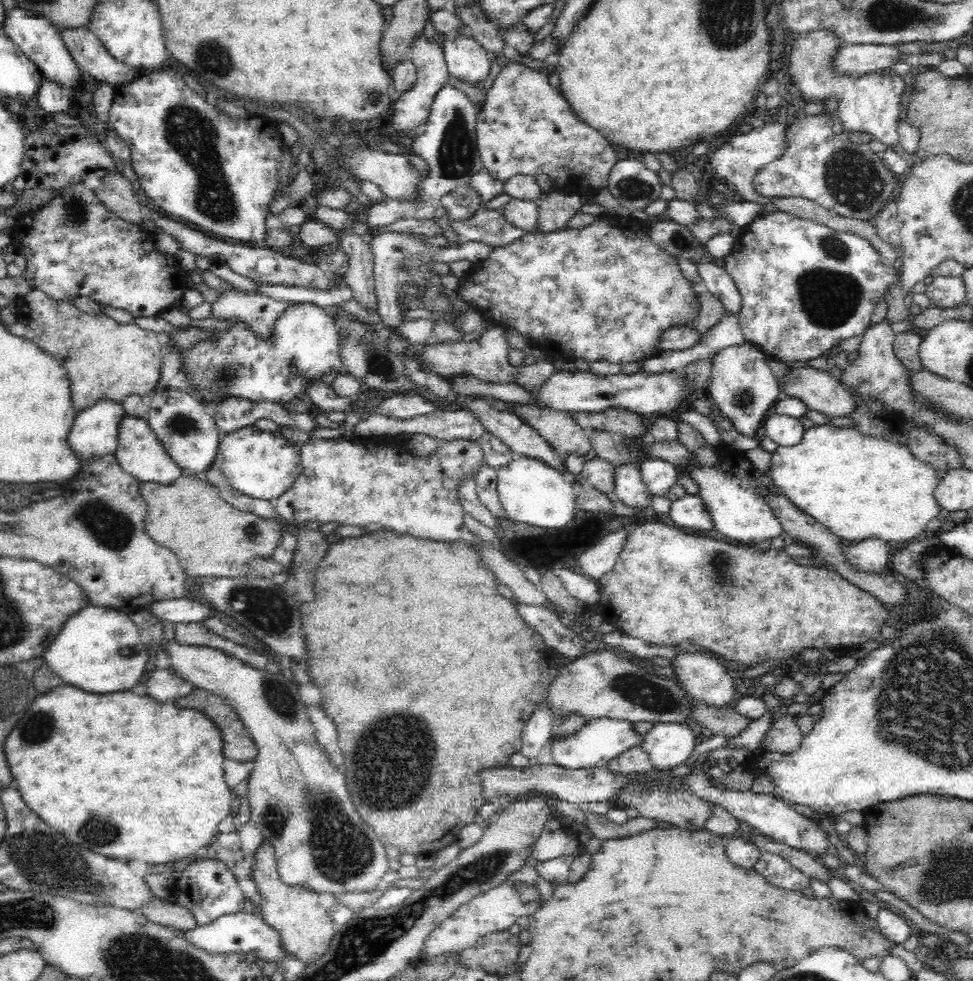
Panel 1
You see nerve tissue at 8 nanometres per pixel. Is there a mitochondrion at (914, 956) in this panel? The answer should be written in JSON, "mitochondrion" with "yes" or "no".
{"mitochondrion":"no"}

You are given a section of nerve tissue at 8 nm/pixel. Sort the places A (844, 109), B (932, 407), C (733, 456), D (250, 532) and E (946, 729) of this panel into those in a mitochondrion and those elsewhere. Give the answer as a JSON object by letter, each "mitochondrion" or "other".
{"A":"other","B":"other","C":"other","D":"mitochondrion","E":"mitochondrion"}

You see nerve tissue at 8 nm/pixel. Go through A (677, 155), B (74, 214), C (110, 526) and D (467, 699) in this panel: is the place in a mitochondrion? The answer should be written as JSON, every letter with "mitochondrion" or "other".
{"A":"other","B":"mitochondrion","C":"mitochondrion","D":"other"}

